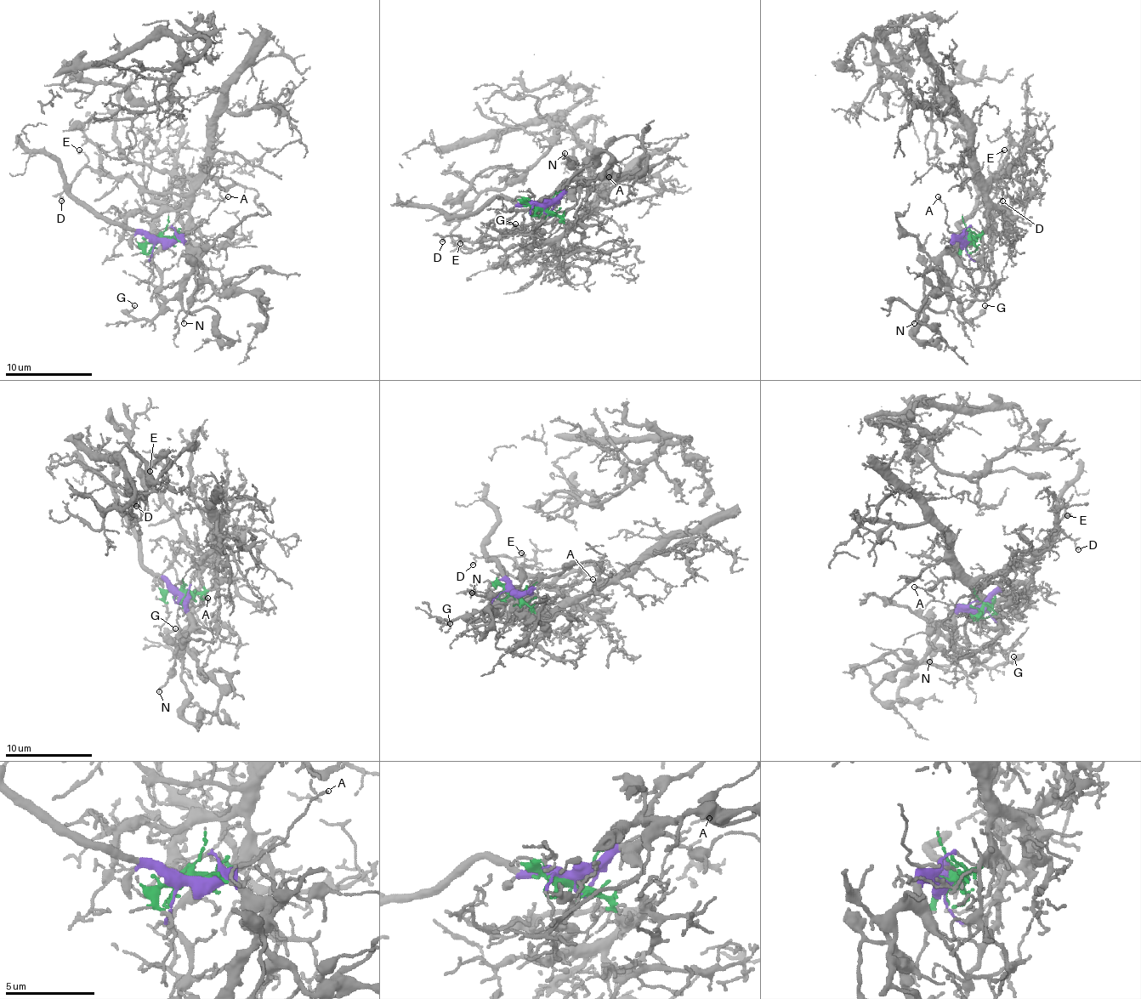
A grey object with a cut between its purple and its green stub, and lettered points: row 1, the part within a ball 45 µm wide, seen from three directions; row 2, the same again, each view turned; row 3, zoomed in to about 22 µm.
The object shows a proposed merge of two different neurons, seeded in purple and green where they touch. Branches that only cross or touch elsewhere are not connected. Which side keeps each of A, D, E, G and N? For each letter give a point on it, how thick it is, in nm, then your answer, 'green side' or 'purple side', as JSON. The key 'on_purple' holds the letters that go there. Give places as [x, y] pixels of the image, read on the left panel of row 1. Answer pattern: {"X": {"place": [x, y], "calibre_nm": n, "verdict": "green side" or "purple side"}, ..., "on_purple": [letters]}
{"A": {"place": [228, 196], "calibre_nm": 100, "verdict": "purple side"}, "D": {"place": [61, 201], "calibre_nm": 140, "verdict": "green side"}, "E": {"place": [79, 150], "calibre_nm": 160, "verdict": "green side"}, "G": {"place": [134, 305], "calibre_nm": 140, "verdict": "purple side"}, "N": {"place": [184, 323], "calibre_nm": 140, "verdict": "purple side"}, "on_purple": ["A", "G", "N"]}

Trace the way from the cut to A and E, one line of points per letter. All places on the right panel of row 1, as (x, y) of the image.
A: (968, 241), (962, 241), (949, 229), (944, 221), (946, 208), (938, 197)
E: (968, 241), (988, 228), (988, 204), (984, 193), (992, 178), (998, 175), (1003, 167), (998, 162), (1005, 150)

